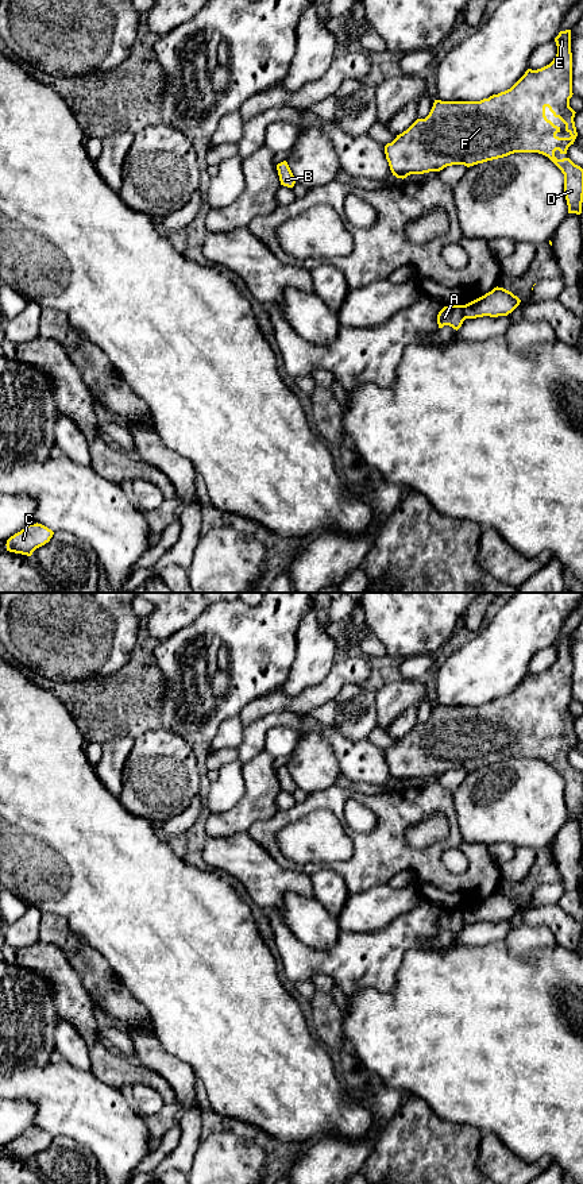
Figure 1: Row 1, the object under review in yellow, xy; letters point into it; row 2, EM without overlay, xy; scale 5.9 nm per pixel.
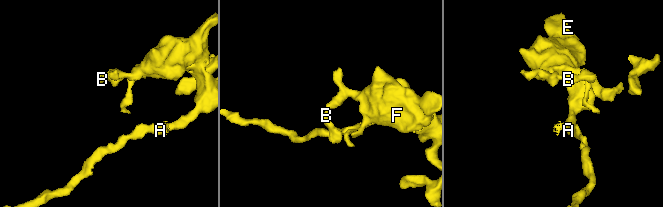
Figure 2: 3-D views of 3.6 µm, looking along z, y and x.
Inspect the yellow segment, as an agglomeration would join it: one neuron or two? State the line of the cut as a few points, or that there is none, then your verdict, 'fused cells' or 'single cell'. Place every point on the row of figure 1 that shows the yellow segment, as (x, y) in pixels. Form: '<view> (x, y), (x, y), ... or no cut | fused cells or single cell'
xy (463, 305), (463, 315), (466, 317) | fused cells

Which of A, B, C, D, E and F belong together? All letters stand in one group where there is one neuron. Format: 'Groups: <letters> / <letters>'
Groups: A C / B D E F

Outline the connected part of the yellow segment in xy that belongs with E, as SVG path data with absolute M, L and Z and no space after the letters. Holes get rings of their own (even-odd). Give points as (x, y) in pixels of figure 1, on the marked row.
M571 30L560 31L555 38L557 54L553 61L537 70L528 69L507 90L480 101L435 100L429 115L417 119L406 131L385 146L386 159L393 176L406 178L410 174L440 171L447 166L467 167L507 157L514 153L538 153L548 157L564 174L564 196L568 213L582 213L583 169L570 158L557 159L555 151L567 154L578 132L575 111L570 107L572 97ZM545 108L565 124L570 138L559 138L560 127L545 116Z

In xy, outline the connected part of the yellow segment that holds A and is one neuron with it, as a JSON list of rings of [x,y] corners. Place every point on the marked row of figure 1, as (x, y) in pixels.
[[[464,305],[444,306],[437,315],[439,328],[449,325],[457,331],[462,327],[463,321],[466,320],[463,308]]]

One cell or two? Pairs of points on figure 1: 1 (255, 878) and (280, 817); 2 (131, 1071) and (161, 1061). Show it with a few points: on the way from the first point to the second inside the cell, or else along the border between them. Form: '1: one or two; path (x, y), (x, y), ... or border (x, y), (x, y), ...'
1: two; border (247, 832), (280, 864), (293, 868)
2: two; border (135, 1061), (157, 1071), (172, 1086)

